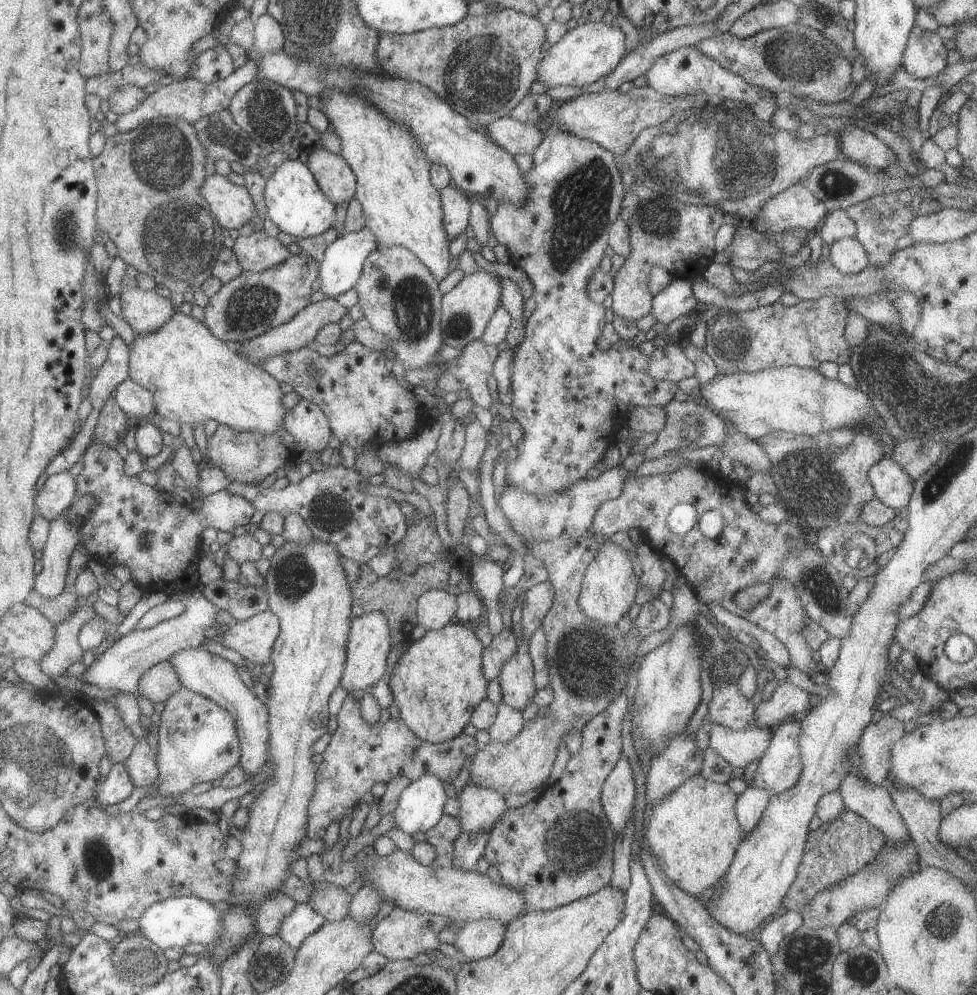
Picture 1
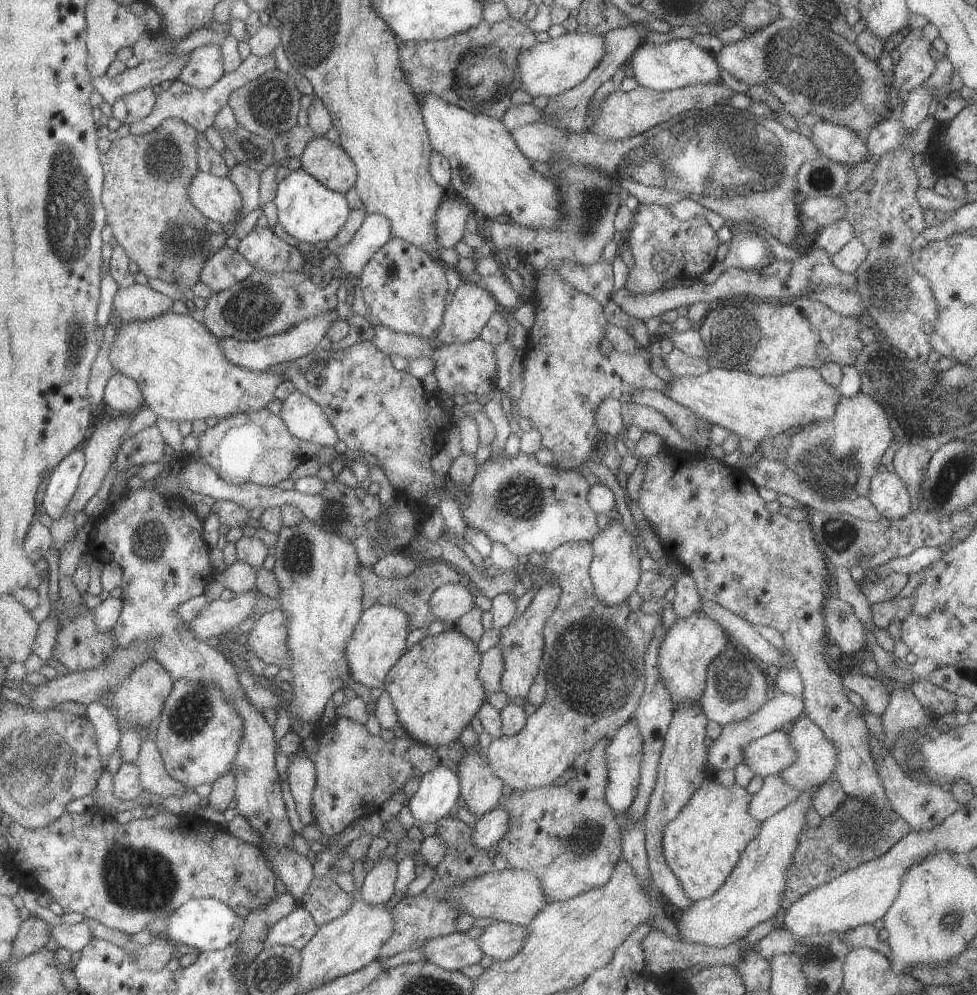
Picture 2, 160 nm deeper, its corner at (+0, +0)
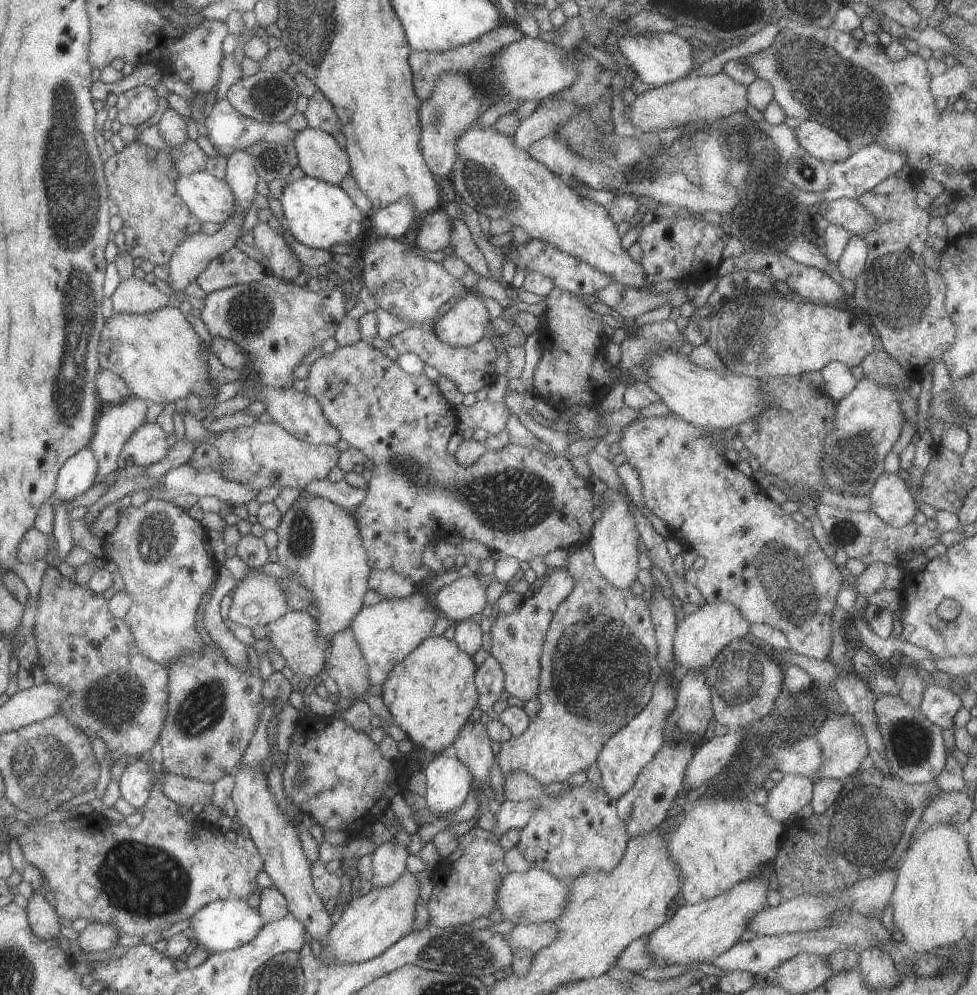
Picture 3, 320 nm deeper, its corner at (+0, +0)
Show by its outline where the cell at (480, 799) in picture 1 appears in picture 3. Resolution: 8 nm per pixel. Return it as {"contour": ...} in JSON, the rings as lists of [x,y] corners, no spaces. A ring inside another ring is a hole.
{"contour":[[[468,720],[456,737],[451,752],[466,764],[474,778],[484,781],[490,777],[490,767],[496,761],[492,753],[492,742],[487,726],[480,720]]]}

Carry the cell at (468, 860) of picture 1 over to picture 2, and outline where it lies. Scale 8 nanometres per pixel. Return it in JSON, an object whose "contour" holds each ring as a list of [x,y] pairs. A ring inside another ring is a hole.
{"contour":[[[493,808],[481,816],[481,819],[472,827],[474,829],[474,844],[481,849],[490,849],[497,845],[508,832],[511,816],[504,808]]]}

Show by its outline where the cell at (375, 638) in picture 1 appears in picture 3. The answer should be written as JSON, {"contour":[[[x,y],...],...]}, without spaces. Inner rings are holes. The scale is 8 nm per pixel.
{"contour":[[[418,589],[403,599],[383,598],[378,604],[365,605],[353,618],[350,628],[366,659],[372,686],[383,685],[392,668],[404,660],[423,640],[432,636],[440,612],[428,602],[428,597],[425,591]]]}

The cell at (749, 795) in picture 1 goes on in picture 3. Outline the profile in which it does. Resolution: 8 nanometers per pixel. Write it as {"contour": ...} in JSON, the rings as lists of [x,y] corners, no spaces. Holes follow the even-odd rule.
{"contour":[[[786,775],[768,795],[764,808],[774,820],[787,825],[790,816],[811,804],[814,780],[802,775]]]}

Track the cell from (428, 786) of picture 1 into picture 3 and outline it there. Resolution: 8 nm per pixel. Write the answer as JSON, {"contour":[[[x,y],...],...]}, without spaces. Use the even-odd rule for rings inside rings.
{"contour":[[[439,753],[424,764],[423,771],[427,776],[425,799],[430,811],[454,813],[464,804],[474,777],[456,754]]]}

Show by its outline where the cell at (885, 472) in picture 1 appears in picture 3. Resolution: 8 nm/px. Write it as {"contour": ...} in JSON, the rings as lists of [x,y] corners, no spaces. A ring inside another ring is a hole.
{"contour":[[[884,472],[875,482],[869,496],[872,500],[870,510],[897,529],[912,523],[912,518],[919,511],[910,488],[898,473]]]}

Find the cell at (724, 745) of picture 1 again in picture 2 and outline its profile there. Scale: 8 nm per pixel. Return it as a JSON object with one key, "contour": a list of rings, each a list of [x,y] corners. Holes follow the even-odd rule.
{"contour":[[[784,728],[753,740],[743,752],[743,762],[761,777],[780,775],[797,759],[791,736],[788,728]]]}

